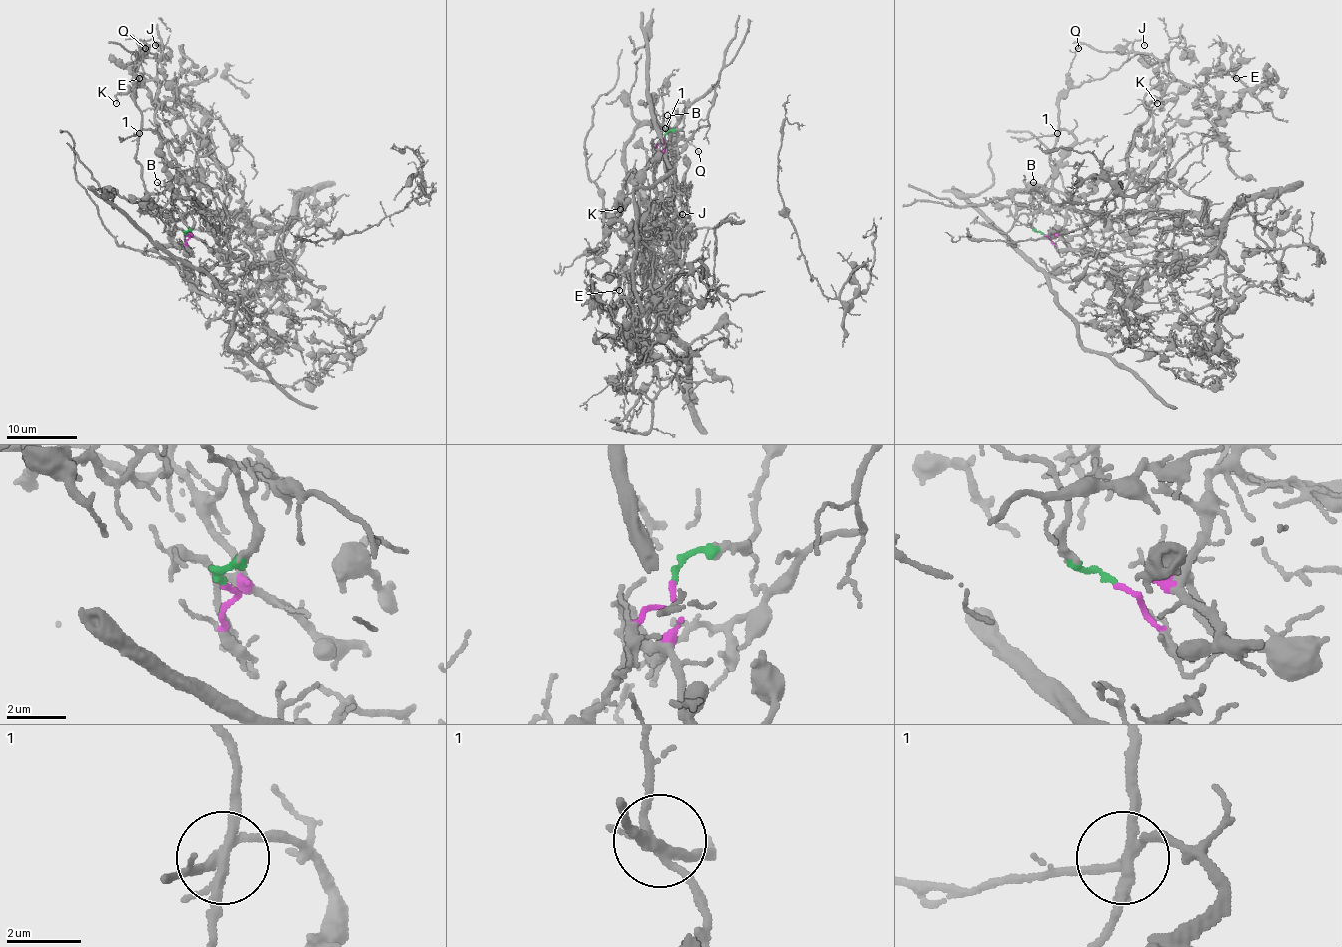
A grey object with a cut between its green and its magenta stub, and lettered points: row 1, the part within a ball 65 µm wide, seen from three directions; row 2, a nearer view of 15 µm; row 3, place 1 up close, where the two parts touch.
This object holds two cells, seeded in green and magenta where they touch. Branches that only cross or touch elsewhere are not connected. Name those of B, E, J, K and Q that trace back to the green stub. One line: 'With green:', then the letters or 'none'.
With green: B, Q

